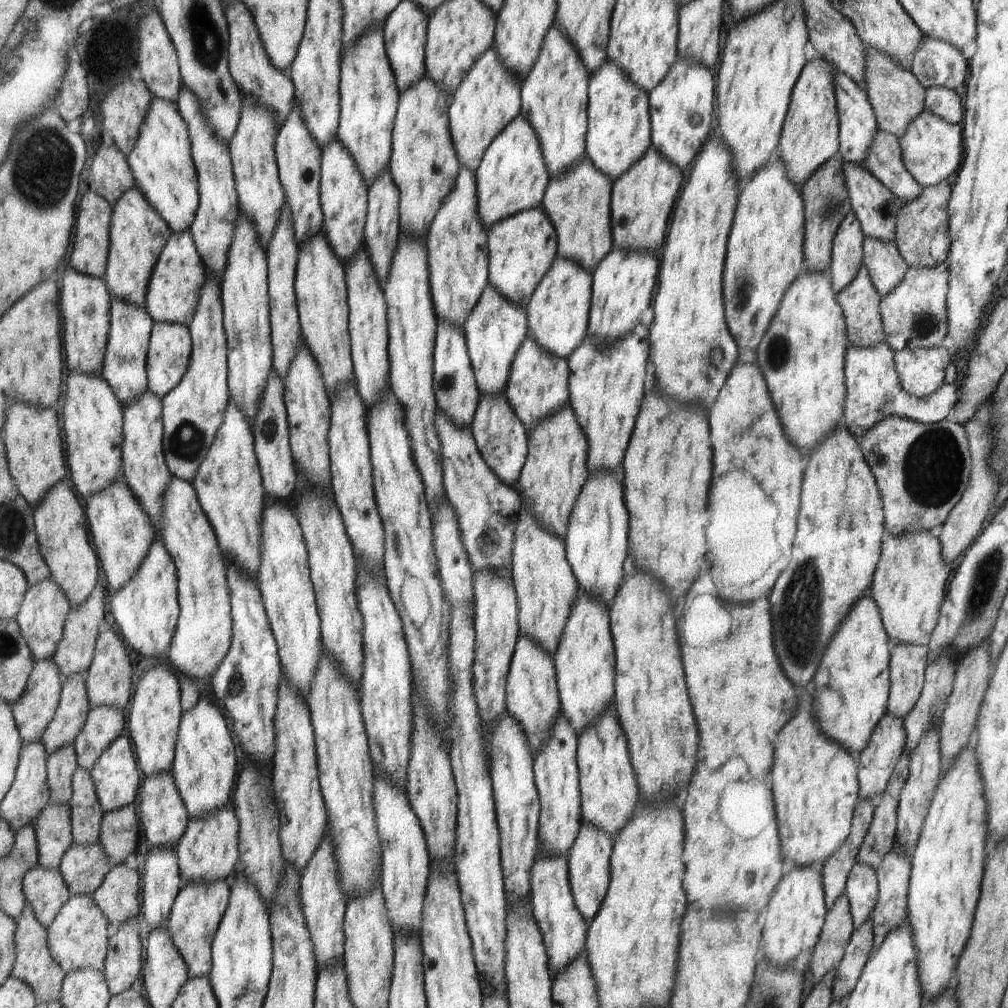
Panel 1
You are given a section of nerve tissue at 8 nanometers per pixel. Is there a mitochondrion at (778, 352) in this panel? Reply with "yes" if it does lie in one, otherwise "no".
yes

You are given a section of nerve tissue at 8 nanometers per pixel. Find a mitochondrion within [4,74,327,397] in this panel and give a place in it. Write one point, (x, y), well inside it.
(47, 162)

